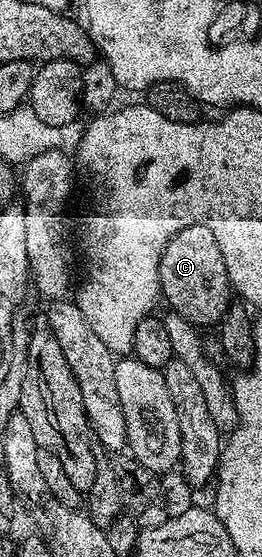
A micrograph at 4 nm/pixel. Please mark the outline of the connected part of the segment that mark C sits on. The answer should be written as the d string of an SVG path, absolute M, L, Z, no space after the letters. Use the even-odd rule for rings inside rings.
M190 224L166 244L160 257L160 293L163 301L172 305L171 313L190 320L197 328L215 327L222 320L230 304L230 283L218 236L210 228Z

